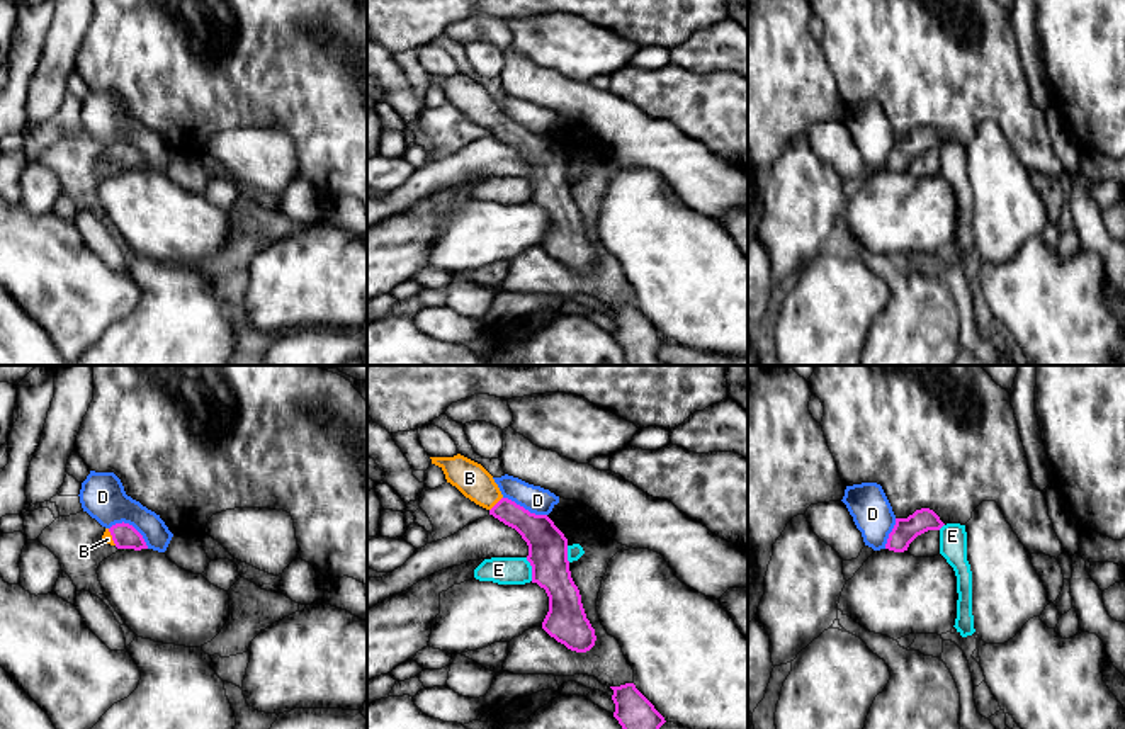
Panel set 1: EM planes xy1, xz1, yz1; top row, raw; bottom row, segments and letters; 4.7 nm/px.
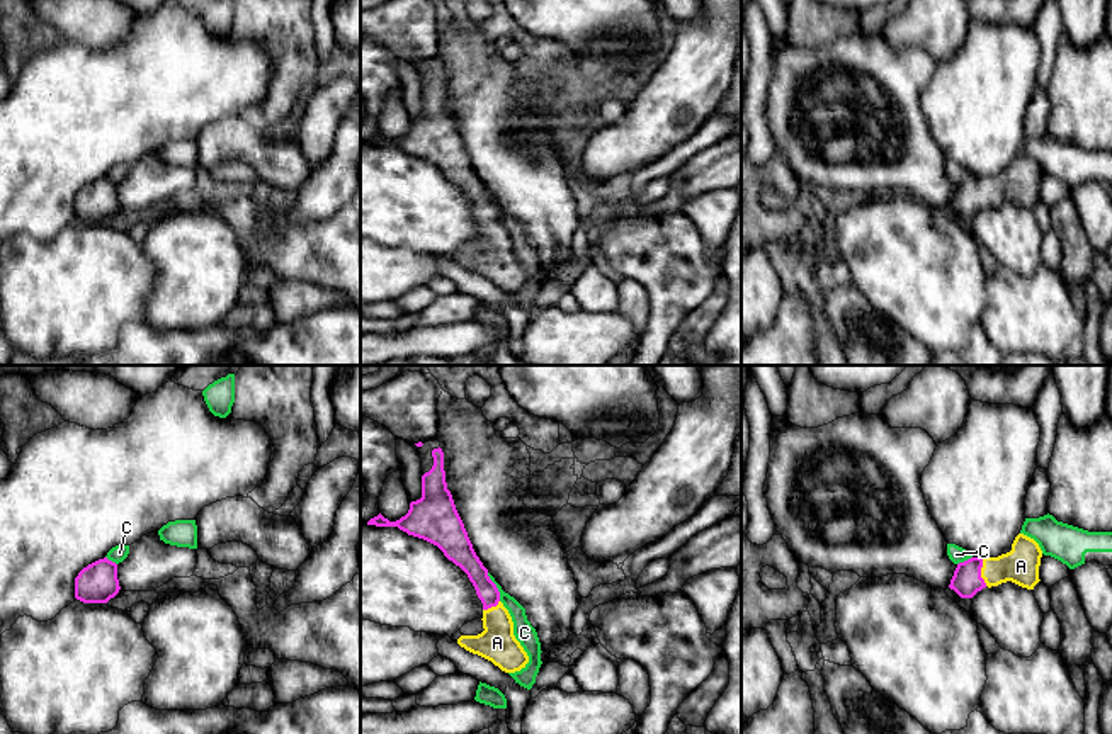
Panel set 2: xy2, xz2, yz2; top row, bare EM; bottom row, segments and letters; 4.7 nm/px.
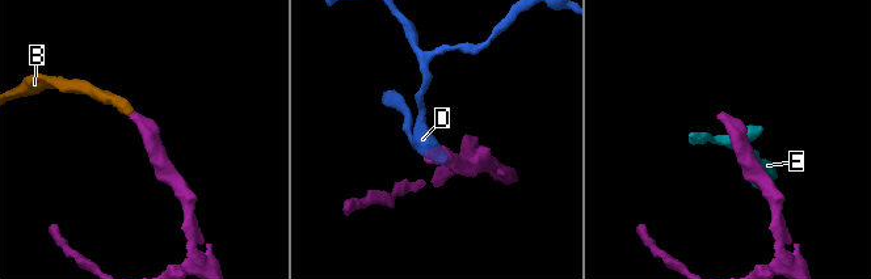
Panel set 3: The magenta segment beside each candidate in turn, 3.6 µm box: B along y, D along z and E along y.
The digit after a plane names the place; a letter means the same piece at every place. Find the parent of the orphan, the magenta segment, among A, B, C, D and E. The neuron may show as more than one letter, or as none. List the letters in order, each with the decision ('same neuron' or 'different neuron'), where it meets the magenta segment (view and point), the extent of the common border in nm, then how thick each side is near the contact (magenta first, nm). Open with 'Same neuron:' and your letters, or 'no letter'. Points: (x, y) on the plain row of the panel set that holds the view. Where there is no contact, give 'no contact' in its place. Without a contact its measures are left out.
Same neuron: A, B
A: same neuron | yz2 (980, 192) | 130 nm | 140/170 nm
B: same neuron | xz1 (497, 123) | 90 nm | 160/160 nm
C: different neuron | xz2 (495, 206) | 150 nm | 130/90 nm
D: different neuron | xy1 (131, 145) | 220 nm | 120/220 nm
E: different neuron | xz1 (532, 189) | 120 nm | 190/130 nm

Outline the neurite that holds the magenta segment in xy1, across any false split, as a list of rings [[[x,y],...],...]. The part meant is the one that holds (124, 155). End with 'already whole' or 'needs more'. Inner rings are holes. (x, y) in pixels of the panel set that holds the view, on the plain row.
[[[124,141],[105,148],[102,161],[116,165],[117,168],[148,168],[143,155],[133,144]]]; needs more

